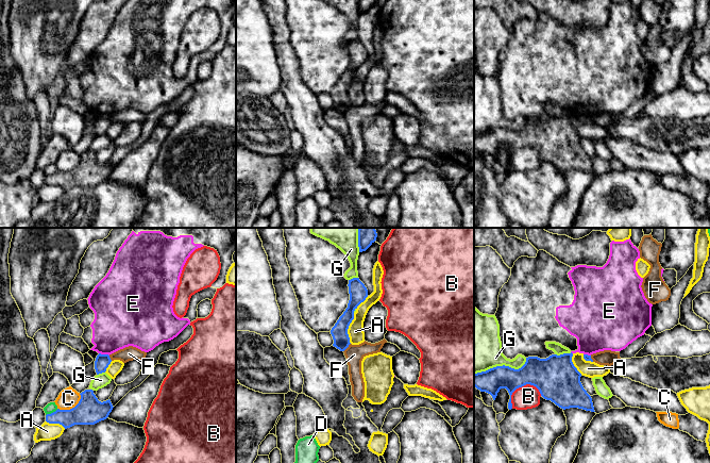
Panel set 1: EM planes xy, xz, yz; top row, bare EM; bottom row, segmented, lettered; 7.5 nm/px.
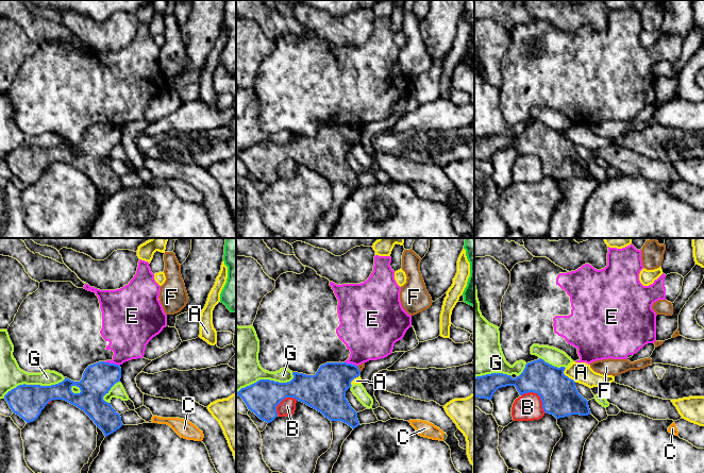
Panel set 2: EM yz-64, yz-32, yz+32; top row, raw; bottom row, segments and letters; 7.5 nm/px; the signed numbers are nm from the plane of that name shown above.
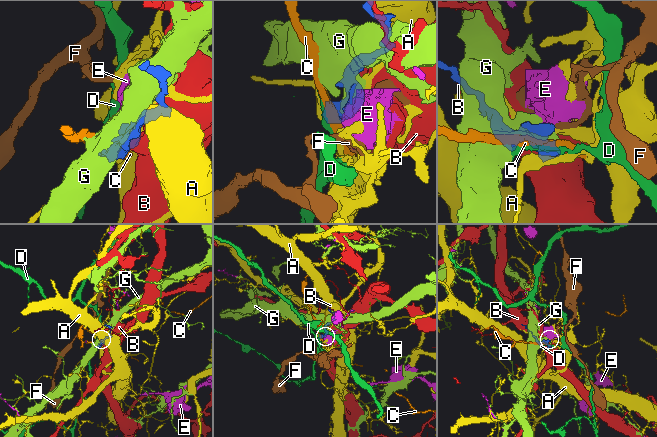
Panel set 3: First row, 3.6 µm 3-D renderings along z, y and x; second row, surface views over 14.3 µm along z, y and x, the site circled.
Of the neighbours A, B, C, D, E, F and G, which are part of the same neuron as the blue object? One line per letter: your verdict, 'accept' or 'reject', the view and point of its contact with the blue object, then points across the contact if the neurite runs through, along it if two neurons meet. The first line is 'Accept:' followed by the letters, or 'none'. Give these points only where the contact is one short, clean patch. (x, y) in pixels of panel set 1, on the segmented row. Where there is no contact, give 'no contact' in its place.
Accept: none
A: reject | xz (348, 328)
B: reject | yz (518, 387)
C: reject | xy (72, 408) | along xy (81, 395), (81, 398), (73, 407), (57, 409)
D: reject | xy (51, 413) | along xy (57, 409), (46, 415)
E: reject | xy (104, 354) | along xy (99, 352), (108, 356)
F: reject | xz (348, 346) | along xz (350, 343), (343, 351)
G: reject | yz (503, 365)

